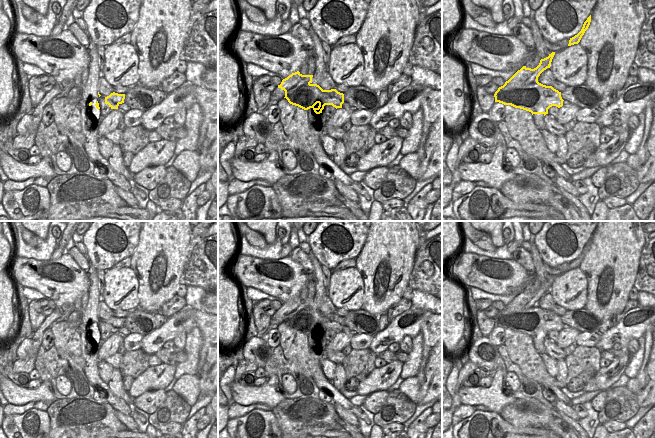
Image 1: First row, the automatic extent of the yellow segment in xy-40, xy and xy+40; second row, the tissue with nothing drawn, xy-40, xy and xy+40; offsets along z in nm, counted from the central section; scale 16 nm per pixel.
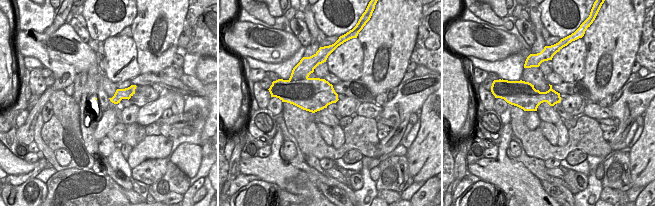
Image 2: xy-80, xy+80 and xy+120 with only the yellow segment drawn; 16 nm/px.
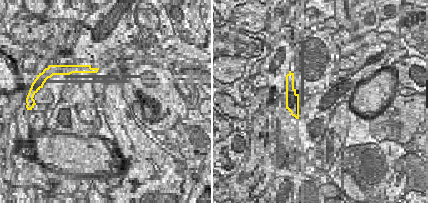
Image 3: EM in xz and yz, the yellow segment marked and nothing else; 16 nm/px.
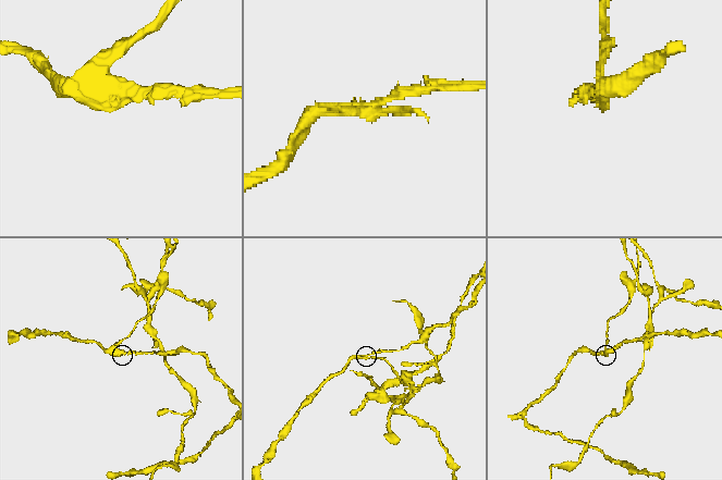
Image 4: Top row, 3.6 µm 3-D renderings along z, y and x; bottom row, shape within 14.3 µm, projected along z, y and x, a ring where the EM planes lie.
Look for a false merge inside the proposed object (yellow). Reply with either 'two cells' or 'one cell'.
two cells

